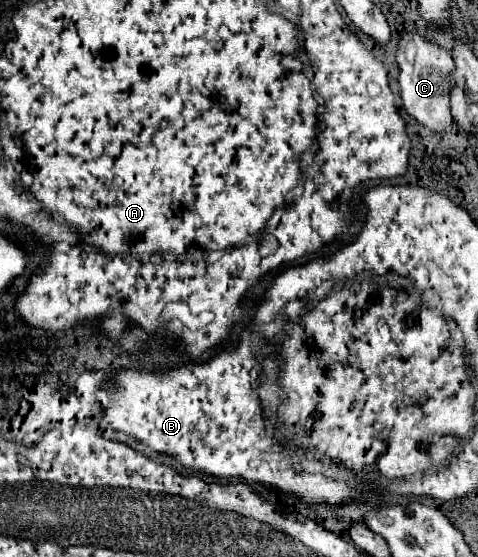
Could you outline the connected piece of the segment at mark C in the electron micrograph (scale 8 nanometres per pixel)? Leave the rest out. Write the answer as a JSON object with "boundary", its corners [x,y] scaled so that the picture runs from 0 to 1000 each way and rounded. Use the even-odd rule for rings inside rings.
{"boundary":[[[860,54],[847,57],[835,72],[835,90],[826,101],[826,111],[835,115],[835,154],[839,154],[839,176],[847,197],[885,226],[910,237],[931,237],[931,230],[944,219],[939,201],[939,158],[948,144],[939,140],[939,129],[948,126],[948,104],[935,90],[927,90],[910,72],[881,65],[877,57]]]}

